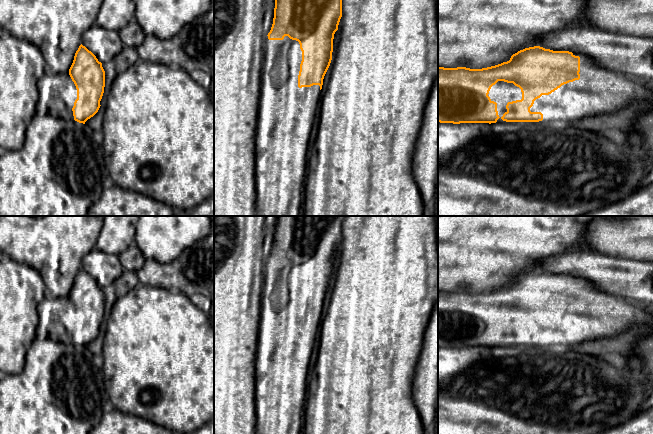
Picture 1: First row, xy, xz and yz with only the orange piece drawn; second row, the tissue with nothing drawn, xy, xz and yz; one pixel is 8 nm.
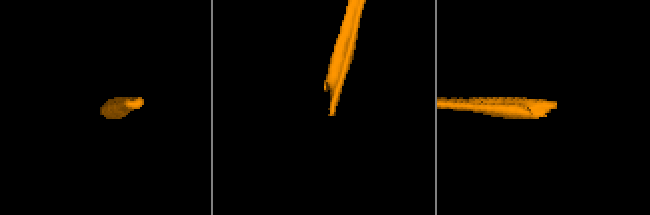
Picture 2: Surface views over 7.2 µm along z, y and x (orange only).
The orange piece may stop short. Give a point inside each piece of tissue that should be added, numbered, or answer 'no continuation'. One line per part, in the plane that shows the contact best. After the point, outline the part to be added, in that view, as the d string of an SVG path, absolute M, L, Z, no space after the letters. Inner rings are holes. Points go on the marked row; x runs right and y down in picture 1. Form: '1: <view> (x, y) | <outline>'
1: yz (502, 92) | M498 81L495 85L491 87L488 96L490 97L491 101L497 103L497 111L500 117L497 120L497 123L503 123L506 121L503 121L501 117L505 112L507 112L507 103L521 100L522 92L521 89L515 86L513 83Z

